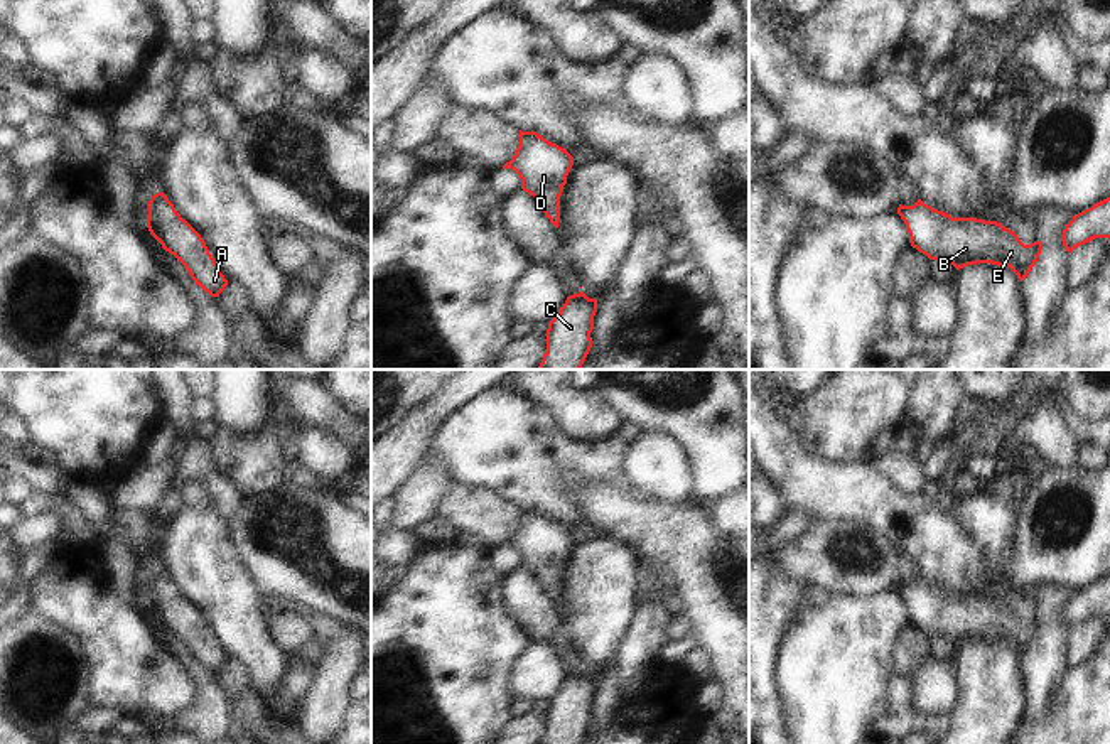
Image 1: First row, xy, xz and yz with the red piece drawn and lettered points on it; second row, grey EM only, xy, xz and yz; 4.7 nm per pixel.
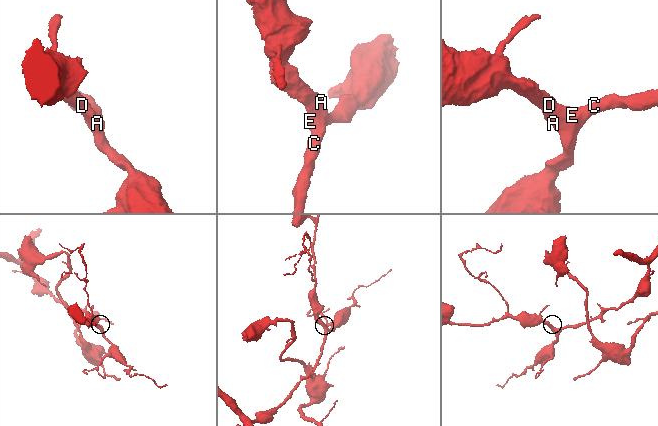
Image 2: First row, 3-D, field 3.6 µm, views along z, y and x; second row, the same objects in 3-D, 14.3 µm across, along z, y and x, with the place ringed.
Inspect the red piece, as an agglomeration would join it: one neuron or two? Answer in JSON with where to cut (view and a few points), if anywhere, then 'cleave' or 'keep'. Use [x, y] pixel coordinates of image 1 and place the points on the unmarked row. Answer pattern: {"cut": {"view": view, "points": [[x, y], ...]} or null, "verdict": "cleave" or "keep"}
{"cut": null, "verdict": "keep"}

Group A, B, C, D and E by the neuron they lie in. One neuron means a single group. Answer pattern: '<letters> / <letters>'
A B C D E

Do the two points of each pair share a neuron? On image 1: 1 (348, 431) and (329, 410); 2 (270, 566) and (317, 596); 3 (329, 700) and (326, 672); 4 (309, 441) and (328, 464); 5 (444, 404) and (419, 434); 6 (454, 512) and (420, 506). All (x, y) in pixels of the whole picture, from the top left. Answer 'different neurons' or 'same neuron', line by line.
1: same neuron
2: same neuron
3: same neuron
4: same neuron
5: same neuron
6: different neurons

